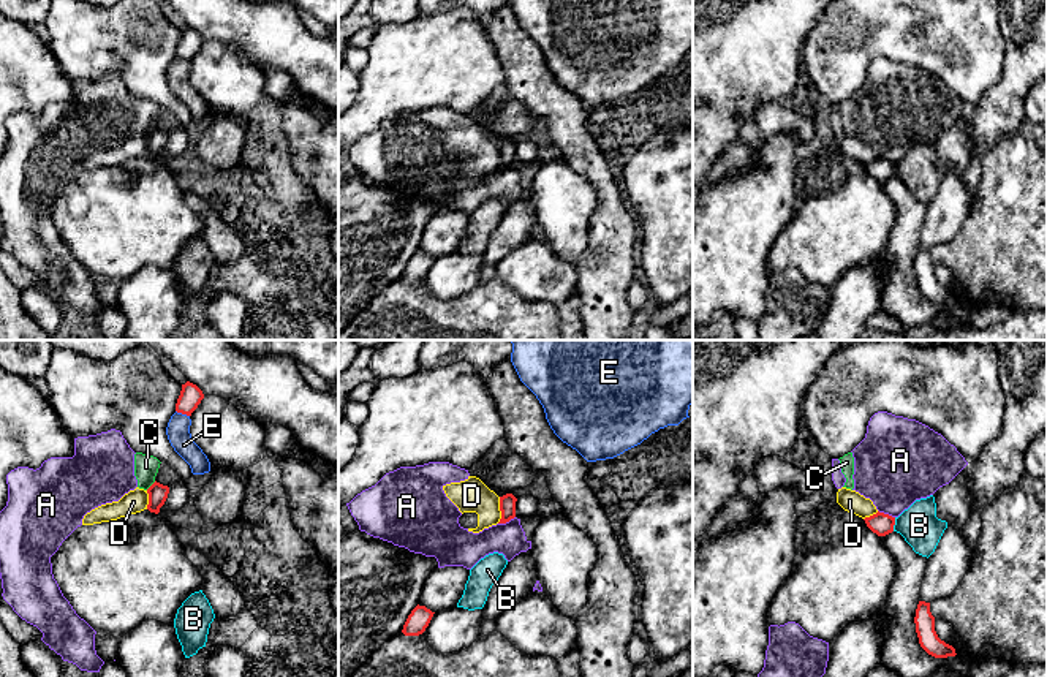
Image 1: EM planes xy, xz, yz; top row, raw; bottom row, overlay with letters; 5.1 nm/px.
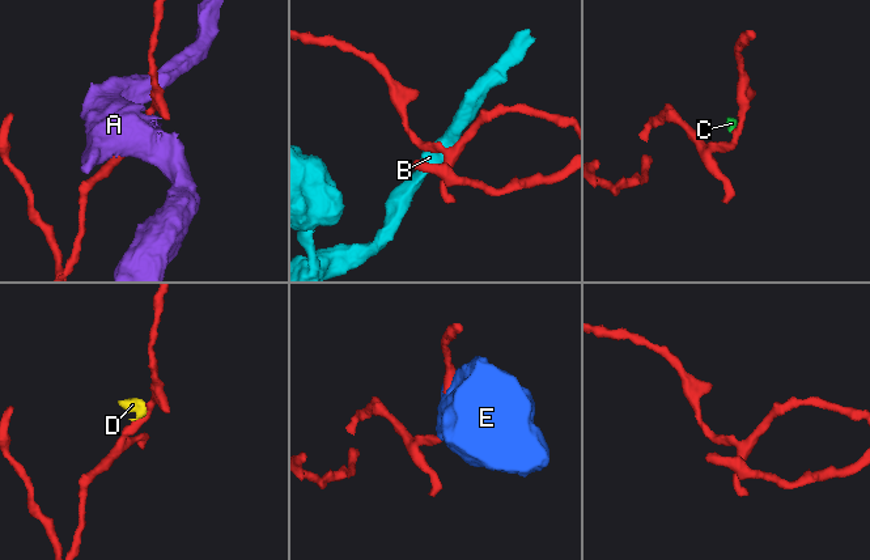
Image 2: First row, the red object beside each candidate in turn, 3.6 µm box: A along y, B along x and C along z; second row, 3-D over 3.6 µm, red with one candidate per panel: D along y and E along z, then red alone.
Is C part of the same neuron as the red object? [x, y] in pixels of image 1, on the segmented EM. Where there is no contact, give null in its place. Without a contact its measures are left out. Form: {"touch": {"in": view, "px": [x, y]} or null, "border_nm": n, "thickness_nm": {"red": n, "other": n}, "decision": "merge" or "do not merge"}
{"touch": {"in": "xy", "px": [152, 484]}, "border_nm": 70, "thickness_nm": {"red": 100, "other": 130}, "decision": "do not merge"}

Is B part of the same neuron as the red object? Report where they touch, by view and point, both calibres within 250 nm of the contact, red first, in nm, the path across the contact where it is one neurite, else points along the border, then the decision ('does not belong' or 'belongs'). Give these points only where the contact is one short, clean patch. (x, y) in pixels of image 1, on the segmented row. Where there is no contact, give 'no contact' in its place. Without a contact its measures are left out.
yz (894, 524) | 120/200 nm | along yz (895, 518), (892, 530) | does not belong

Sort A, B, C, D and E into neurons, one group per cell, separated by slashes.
A C D / B / E

